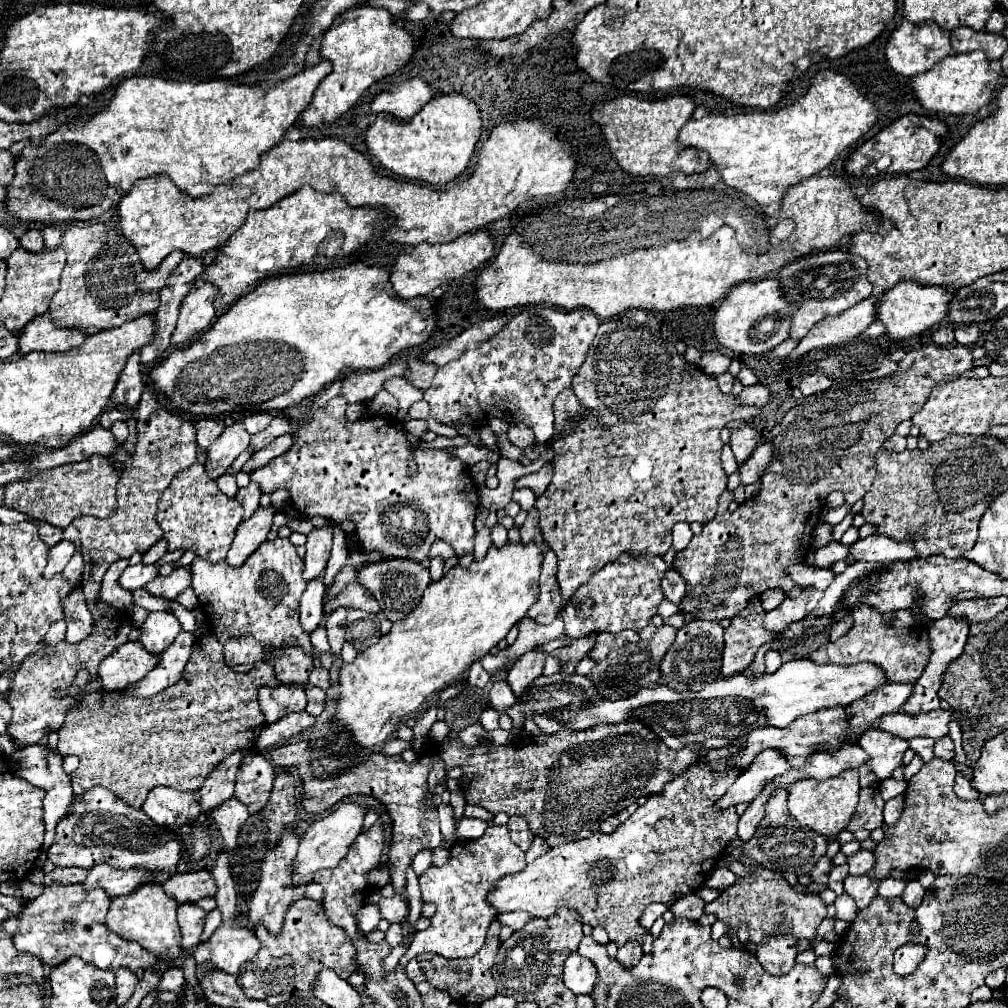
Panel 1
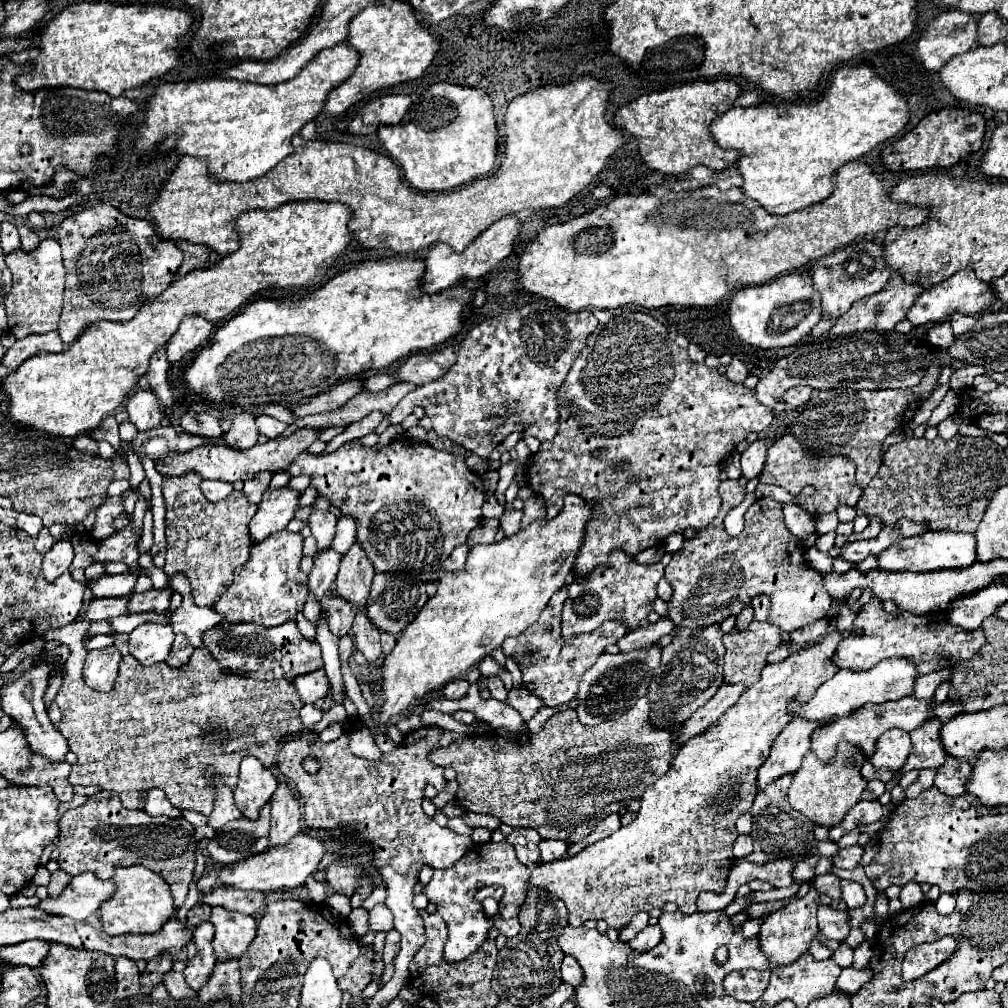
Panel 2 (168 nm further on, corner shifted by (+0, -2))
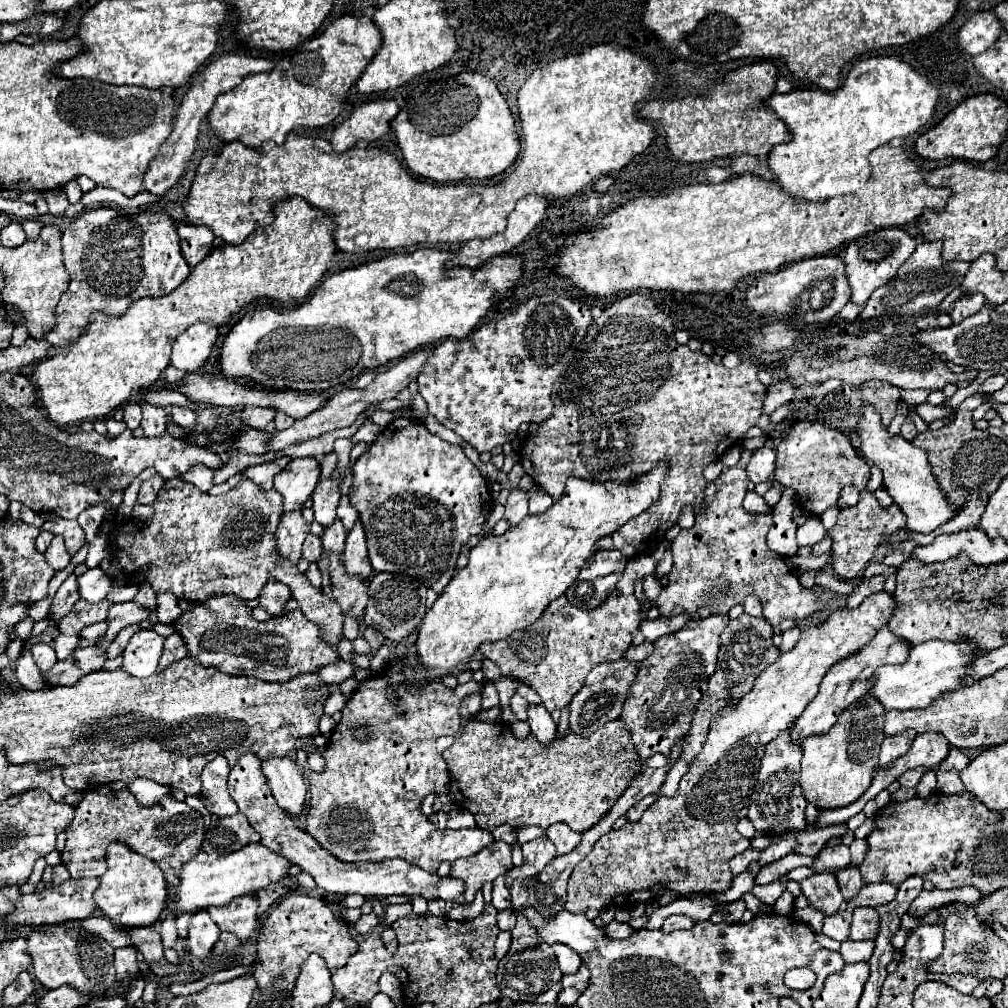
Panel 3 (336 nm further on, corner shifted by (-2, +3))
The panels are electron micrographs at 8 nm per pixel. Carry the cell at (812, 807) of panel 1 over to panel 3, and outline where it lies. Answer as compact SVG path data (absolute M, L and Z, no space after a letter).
M862 696L854 706L846 708L846 714L838 718L838 722L826 732L818 734L818 738L806 738L802 742L802 770L800 770L800 786L804 798L816 808L842 808L856 802L870 786L876 766L878 752L882 746L884 734L884 706L878 706L874 698Z

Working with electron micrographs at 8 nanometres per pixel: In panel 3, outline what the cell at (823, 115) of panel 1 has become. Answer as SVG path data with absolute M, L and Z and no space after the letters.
M874 56L860 60L844 84L832 92L826 90L792 90L786 94L772 94L768 98L768 106L784 120L788 130L792 132L792 140L786 144L774 146L768 154L768 166L776 174L776 182L780 188L790 194L792 198L804 200L828 200L840 194L850 194L860 190L872 170L868 162L868 154L890 142L892 138L910 136L920 126L928 124L936 114L940 98L940 88L932 84L924 74L916 72L908 62L896 56Z

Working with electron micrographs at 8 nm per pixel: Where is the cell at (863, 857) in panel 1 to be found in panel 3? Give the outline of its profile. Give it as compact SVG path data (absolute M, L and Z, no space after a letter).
M838 844L838 846L824 848L818 854L812 864L812 870L814 872L834 872L834 870L846 868L848 864L850 864L850 850L848 850L848 846Z

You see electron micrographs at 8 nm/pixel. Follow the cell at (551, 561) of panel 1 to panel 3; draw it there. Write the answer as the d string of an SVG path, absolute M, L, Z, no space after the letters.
M640 554L632 558L614 588L614 594L599 607L582 610L570 606L566 596L556 598L542 618L526 630L514 632L510 638L484 642L478 650L484 658L498 664L502 676L512 676L534 688L548 712L562 710L570 704L574 694L584 686L586 674L604 662L614 662L626 654L638 634L640 612L634 596L634 582L638 576L652 574L656 566L654 556Z

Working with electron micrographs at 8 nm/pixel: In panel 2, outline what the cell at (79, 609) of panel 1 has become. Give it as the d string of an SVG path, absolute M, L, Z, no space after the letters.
M84 635L84 637L82 637L82 643L84 643L84 647L90 651L90 649L110 647L110 645L114 645L114 639L112 639L110 635L94 635L94 637Z

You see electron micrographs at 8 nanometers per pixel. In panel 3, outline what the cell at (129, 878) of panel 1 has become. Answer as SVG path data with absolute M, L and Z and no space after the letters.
M82 878L82 880L64 880L60 886L50 886L50 888L44 888L40 892L34 892L34 894L26 894L26 896L20 896L16 902L14 902L14 910L6 914L6 926L8 928L14 928L14 926L42 926L42 924L60 924L60 922L66 922L66 920L76 920L76 918L88 918L96 904L94 904L94 890L98 888L98 878Z

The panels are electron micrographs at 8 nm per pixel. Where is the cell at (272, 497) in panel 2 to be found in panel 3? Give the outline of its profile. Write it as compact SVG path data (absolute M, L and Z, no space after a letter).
M314 456L294 458L274 478L274 490L284 496L284 512L300 510L320 478L320 462Z

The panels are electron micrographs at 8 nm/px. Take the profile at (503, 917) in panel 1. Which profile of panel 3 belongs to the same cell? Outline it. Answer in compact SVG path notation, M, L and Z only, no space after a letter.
M506 908L506 910L498 912L498 928L500 930L512 930L514 924L516 924L516 914L512 910Z

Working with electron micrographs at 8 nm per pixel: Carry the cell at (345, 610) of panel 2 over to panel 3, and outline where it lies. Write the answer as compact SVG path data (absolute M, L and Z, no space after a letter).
M322 558L318 560L322 572L322 592L334 600L338 600L340 608L348 616L362 616L368 602L368 580L366 578L350 578L340 558Z

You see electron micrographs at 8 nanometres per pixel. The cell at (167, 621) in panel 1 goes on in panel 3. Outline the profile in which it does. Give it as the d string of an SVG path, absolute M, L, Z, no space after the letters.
M154 630L136 632L122 654L124 672L134 678L148 678L150 674L154 674L158 666L162 648L164 648L164 638L158 636Z

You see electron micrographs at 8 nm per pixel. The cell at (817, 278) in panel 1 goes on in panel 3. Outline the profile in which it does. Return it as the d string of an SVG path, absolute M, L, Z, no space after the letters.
M882 228L878 232L862 236L860 240L854 240L844 252L846 274L852 288L852 302L864 304L876 288L884 286L888 280L896 276L896 270L912 256L914 250L916 250L916 240L906 230L898 228Z

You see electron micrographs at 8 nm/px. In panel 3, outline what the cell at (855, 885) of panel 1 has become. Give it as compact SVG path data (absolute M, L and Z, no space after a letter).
M848 866L846 870L838 870L834 876L836 876L836 882L838 882L838 886L840 886L840 892L842 892L842 896L844 896L846 900L854 898L854 896L860 892L860 888L862 888L862 878L860 878L860 870L858 870L858 868Z

